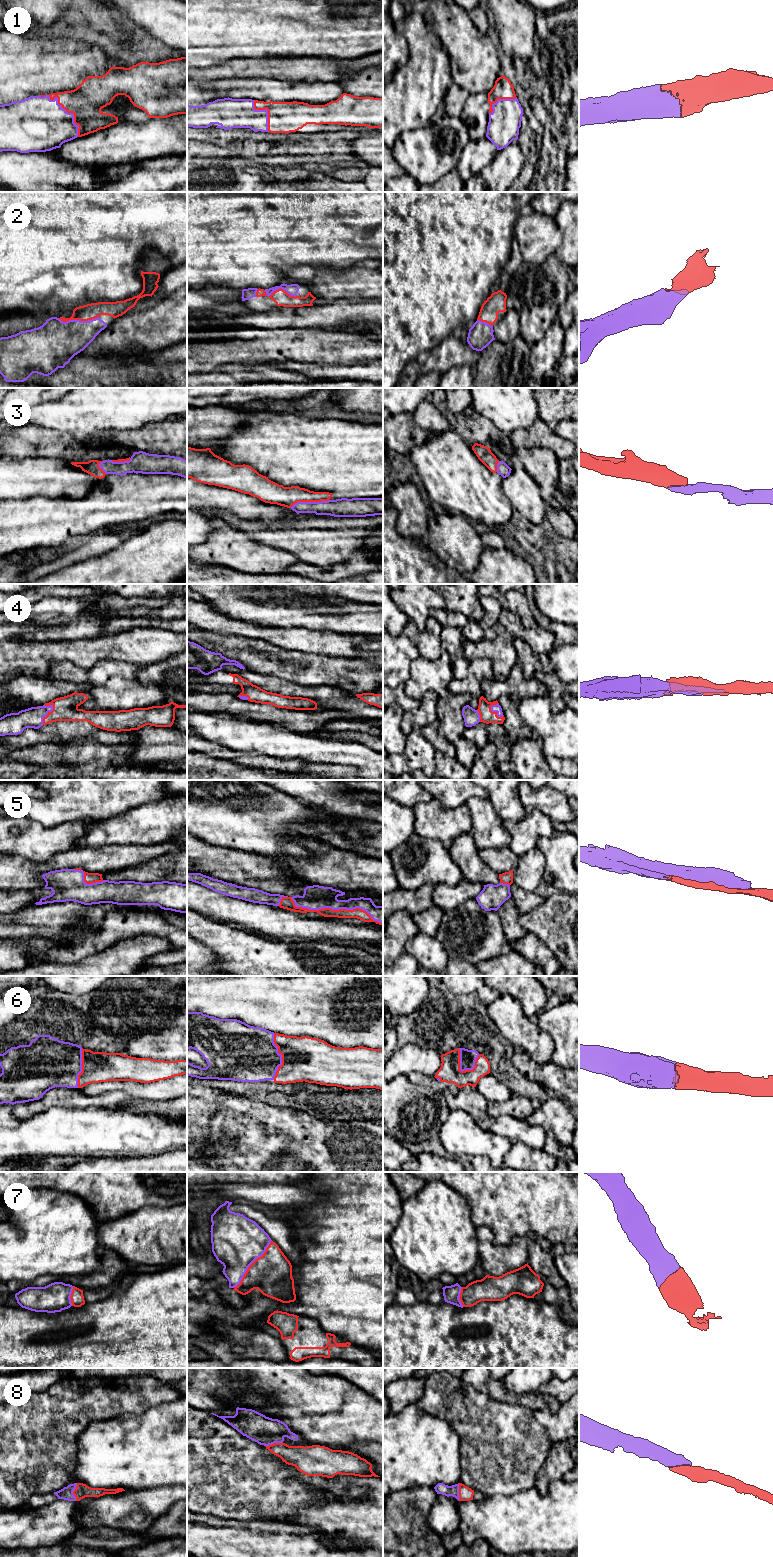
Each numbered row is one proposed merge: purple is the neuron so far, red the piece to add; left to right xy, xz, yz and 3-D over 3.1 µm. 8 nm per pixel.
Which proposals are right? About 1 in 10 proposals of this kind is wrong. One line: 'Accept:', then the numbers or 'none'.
Accept: 1, 2, 3, 4, 5, 6, 7, 8

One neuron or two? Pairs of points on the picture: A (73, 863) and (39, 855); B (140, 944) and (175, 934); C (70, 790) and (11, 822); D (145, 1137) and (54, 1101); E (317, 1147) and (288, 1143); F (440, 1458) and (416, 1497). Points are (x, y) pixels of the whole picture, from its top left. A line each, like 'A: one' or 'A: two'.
A: two
B: two
C: two
D: two
E: one
F: two

